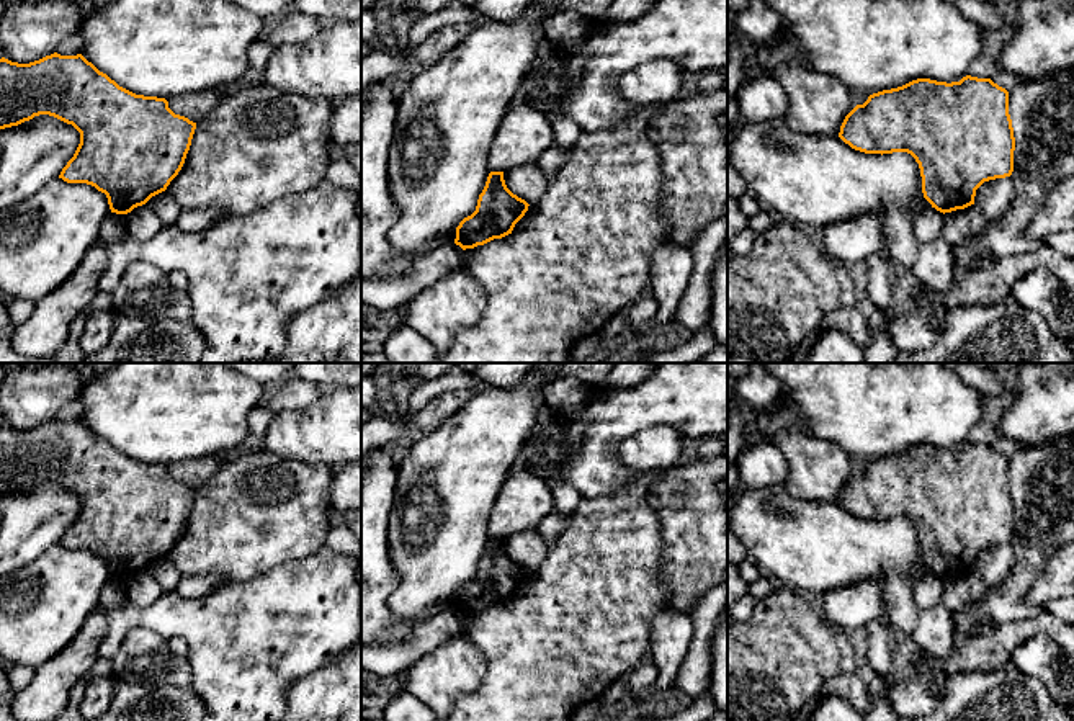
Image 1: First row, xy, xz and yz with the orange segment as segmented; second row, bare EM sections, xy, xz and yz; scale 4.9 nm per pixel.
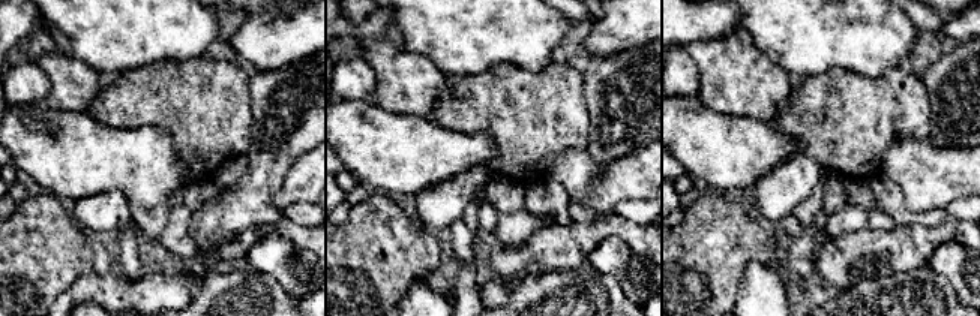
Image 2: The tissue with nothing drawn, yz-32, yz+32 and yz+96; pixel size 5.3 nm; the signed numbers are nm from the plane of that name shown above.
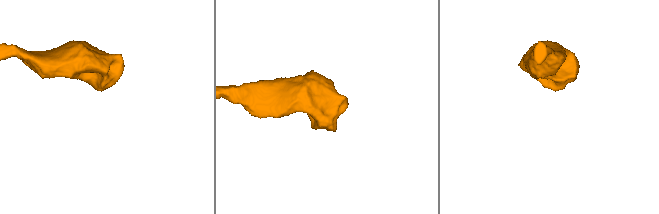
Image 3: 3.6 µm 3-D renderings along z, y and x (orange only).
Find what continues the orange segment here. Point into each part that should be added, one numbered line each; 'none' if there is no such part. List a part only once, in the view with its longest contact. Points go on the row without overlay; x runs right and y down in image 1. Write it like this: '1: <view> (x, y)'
none

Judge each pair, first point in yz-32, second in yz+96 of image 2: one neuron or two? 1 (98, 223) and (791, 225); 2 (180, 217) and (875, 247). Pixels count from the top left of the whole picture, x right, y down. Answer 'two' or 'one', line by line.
1: two
2: two

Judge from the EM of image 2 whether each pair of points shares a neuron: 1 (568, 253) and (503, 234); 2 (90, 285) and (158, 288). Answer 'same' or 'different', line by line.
1: different
2: same

